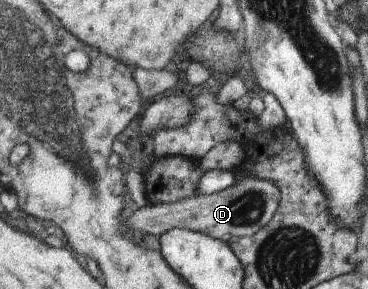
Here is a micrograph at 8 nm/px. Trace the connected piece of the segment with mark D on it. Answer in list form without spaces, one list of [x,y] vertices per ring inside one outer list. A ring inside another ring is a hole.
[[[256,177],[242,178],[224,191],[200,194],[168,205],[147,204],[136,208],[123,223],[123,230],[125,234],[132,234],[136,230],[161,236],[170,229],[194,229],[230,243],[233,237],[253,236],[264,229],[276,215],[281,199],[280,187],[272,181]]]

